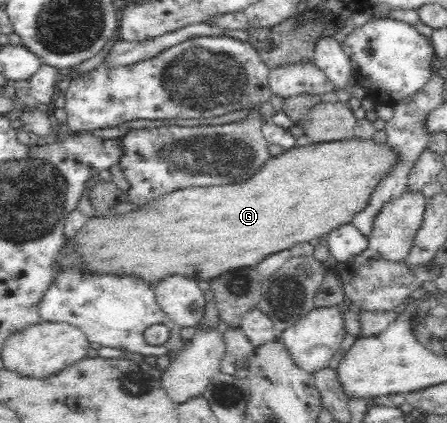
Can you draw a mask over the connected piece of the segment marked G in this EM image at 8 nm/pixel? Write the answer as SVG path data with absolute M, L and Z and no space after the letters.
M348 140L344 142L330 143L311 143L304 147L295 147L286 150L280 156L274 157L272 161L266 163L254 177L235 184L217 185L217 186L198 186L196 188L186 188L162 194L160 197L149 200L146 204L138 205L131 212L126 214L107 214L105 216L90 217L86 224L74 236L65 238L61 250L54 256L50 262L50 270L56 278L60 273L78 273L80 277L98 277L98 274L116 274L116 276L140 276L148 285L156 285L156 282L164 280L166 276L180 274L186 278L201 280L212 280L232 269L241 269L244 267L256 267L262 260L284 250L292 250L298 243L313 243L315 239L322 235L327 235L337 226L350 221L356 211L359 211L369 195L372 193L376 184L392 169L395 163L395 155L387 146L377 146L370 142L359 142L358 140Z

